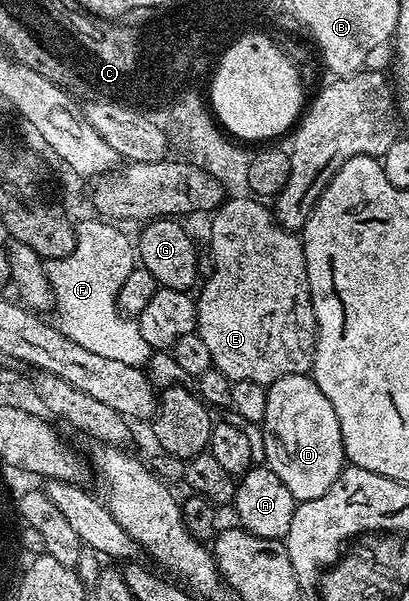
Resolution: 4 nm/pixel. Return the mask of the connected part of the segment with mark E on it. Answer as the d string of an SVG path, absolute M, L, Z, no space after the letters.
M232 197L216 208L212 219L212 272L208 280L199 288L200 299L195 300L196 304L196 331L206 341L206 349L210 349L212 367L222 372L231 381L254 381L267 385L278 377L287 375L303 375L311 372L312 358L316 348L316 318L314 317L314 305L312 294L308 284L306 273L306 261L304 260L304 244L293 232L287 231L285 227L276 222L276 216L271 210L263 207L261 200L256 197Z

